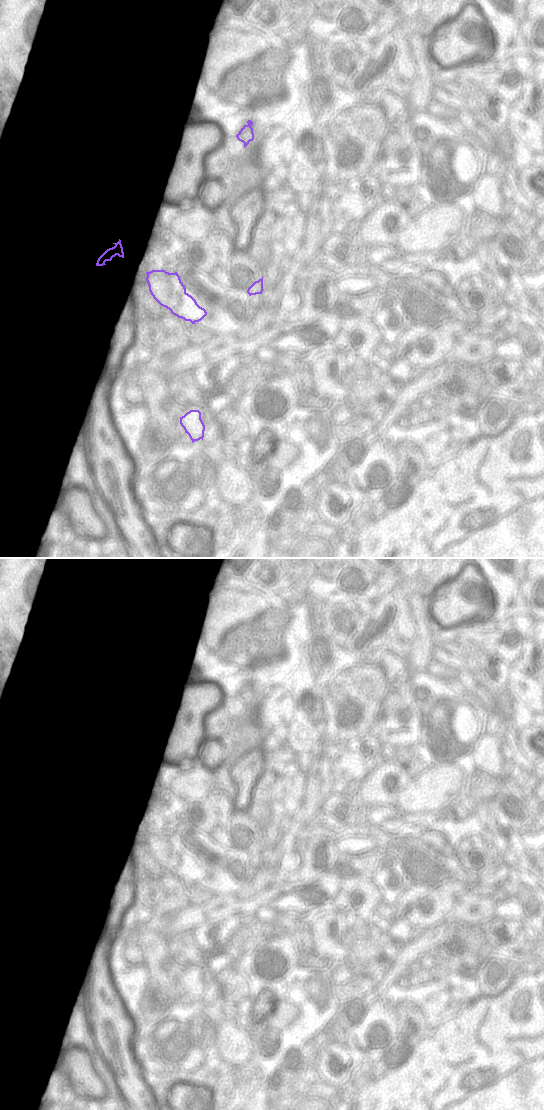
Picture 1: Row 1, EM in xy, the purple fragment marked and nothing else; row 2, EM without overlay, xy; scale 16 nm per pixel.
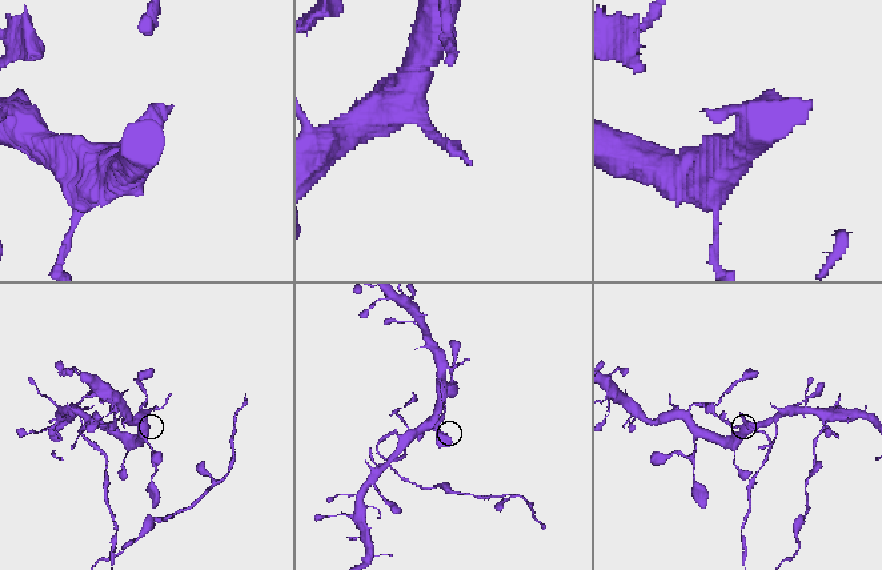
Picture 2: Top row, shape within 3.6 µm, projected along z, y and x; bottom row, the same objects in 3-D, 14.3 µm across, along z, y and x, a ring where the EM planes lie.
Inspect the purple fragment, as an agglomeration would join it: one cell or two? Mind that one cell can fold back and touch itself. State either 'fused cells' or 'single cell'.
fused cells

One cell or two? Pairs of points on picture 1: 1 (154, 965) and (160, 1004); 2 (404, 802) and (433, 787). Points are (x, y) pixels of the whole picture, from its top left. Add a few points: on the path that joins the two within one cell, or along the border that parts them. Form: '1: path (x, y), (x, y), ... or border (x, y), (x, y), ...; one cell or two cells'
1: path (158, 975), (160, 994); one cell
2: path (411, 799), (426, 792); one cell

